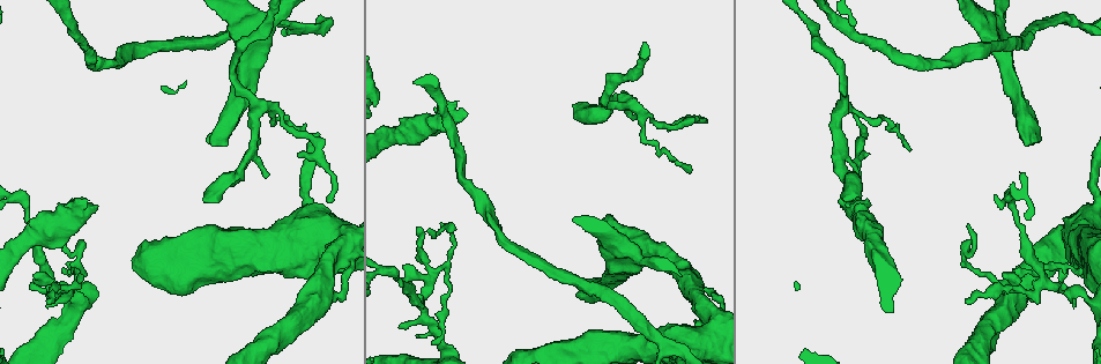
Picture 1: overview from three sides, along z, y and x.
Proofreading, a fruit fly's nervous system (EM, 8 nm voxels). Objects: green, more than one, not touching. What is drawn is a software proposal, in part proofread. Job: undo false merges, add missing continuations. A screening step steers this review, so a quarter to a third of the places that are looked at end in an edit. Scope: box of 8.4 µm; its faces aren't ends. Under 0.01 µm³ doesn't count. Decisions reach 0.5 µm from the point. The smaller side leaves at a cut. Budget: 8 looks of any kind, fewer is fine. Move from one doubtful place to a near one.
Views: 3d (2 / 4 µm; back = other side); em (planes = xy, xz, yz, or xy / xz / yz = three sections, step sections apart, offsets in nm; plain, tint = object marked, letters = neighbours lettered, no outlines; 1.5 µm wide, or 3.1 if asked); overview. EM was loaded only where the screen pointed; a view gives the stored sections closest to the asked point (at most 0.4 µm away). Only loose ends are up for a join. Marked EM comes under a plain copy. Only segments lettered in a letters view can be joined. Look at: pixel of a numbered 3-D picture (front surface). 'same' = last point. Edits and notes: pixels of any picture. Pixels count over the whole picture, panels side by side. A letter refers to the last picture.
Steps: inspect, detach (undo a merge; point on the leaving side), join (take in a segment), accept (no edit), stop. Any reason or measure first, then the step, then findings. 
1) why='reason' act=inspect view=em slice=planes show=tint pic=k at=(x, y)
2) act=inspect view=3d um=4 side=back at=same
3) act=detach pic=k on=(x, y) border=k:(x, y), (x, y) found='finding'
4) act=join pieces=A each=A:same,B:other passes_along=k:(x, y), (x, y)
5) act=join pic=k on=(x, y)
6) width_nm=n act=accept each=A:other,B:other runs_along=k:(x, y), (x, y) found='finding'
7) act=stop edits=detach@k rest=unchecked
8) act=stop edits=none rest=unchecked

why='sharp bend' act=inspect view=em slice=xz step=8 show=letters pic=1 at=(385, 270)

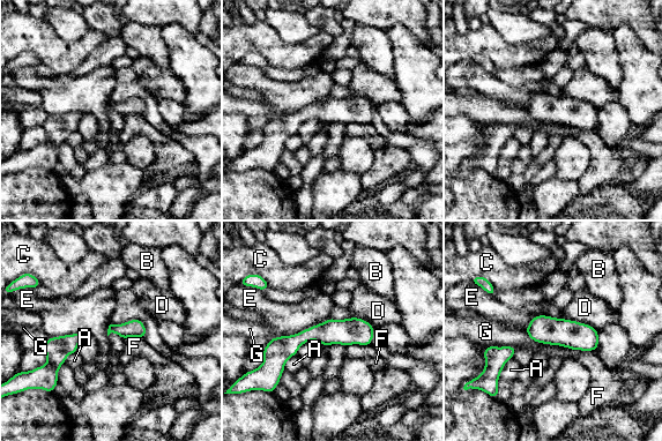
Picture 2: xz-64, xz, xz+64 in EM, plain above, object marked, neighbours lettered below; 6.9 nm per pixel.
act=accept each=A:other,B:other,C:other,D:other,E:other,F:other,G:other found='one neuron here'

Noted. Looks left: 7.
why='thick end' act=inspect view=em slice=xy step=4 show=tint pic=1 at=(577, 295)

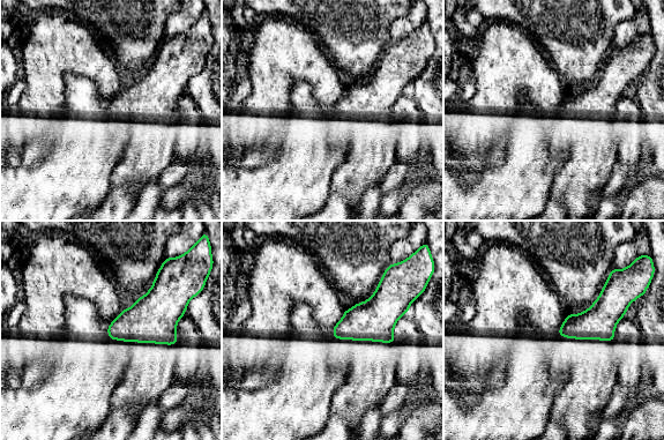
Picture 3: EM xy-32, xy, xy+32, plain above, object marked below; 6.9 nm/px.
why='what lies round it' act=inspect view=em slice=xy step=4 show=letters at=same

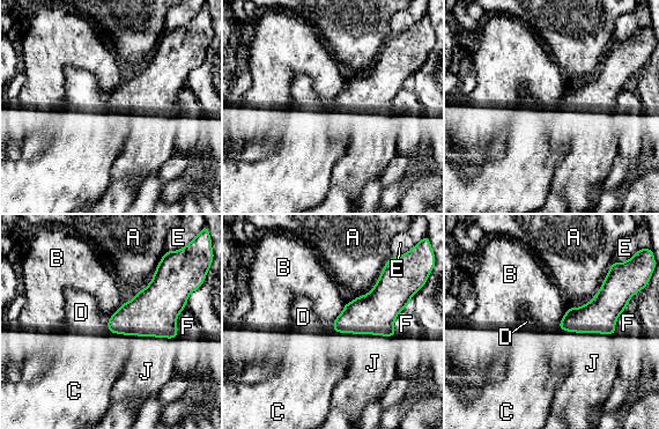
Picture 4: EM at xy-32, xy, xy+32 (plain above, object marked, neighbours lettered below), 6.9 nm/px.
longest_contact=J:440nm act=join pieces=J each=A:other,B:other,C:other,D:other,E:other,F:other,J:same found='the neuron continues'

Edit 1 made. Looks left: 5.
why='an open end' act=inspect view=3d um=2 pic=1 at=(575, 105)

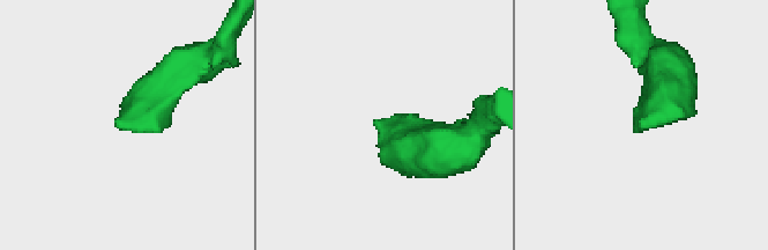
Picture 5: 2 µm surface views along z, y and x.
why='shape alone is not enough' act=inspect view=em slice=yz step=8 show=tint pic=5 at=(117, 127)

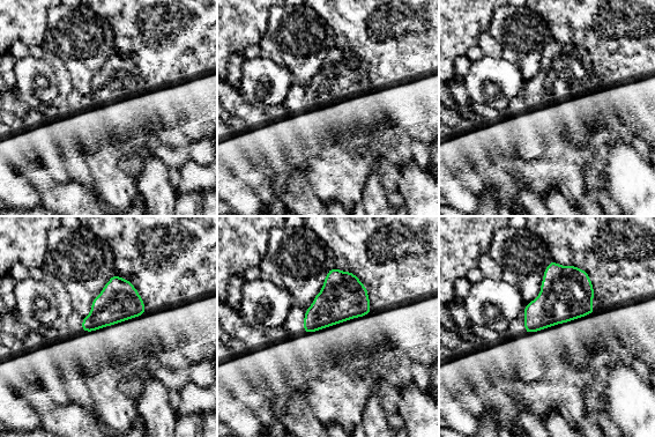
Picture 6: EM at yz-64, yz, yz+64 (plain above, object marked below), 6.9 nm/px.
act=inspect view=em slice=planes show=letters at=same

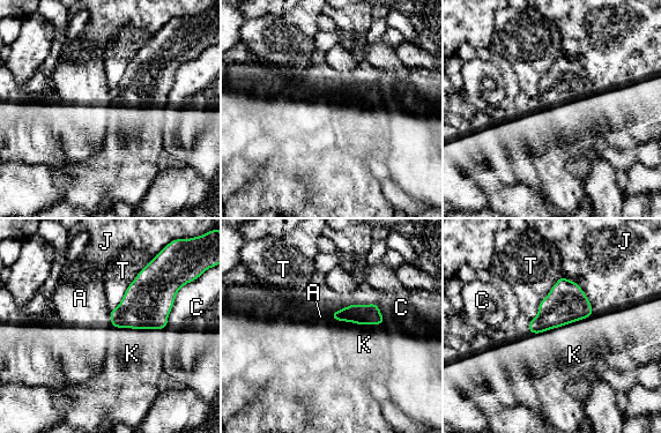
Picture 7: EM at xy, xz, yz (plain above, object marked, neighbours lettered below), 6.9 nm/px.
act=join pieces=K each=A:other,C:other,J:other,K:same,T:other passes_along=7:(148, 300), (138, 328), (132, 353) found='it goes on there'

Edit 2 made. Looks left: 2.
act=stop edits=join@4,join@7 rest=unchecked

